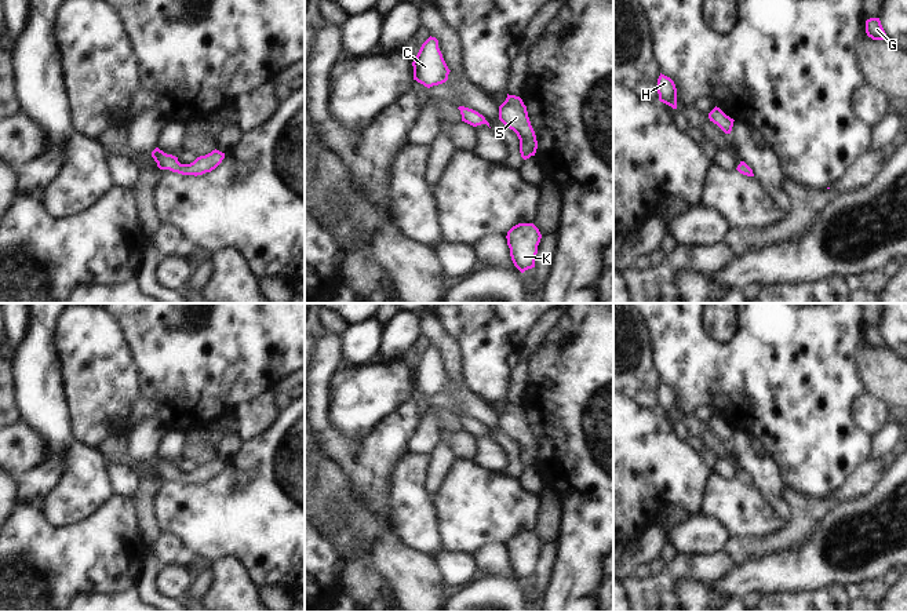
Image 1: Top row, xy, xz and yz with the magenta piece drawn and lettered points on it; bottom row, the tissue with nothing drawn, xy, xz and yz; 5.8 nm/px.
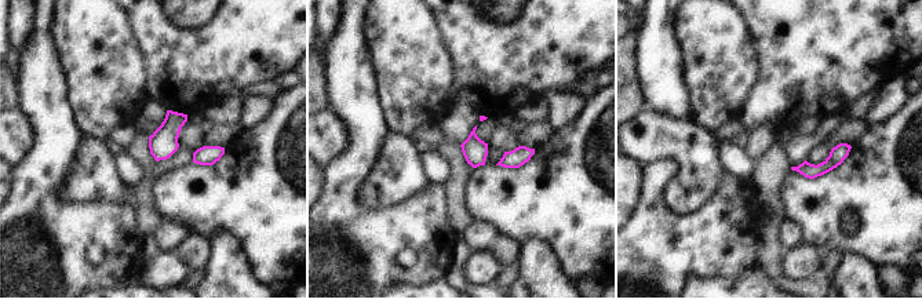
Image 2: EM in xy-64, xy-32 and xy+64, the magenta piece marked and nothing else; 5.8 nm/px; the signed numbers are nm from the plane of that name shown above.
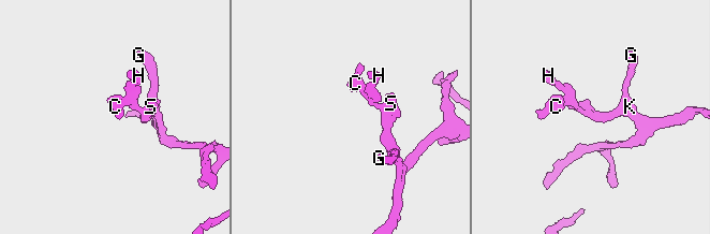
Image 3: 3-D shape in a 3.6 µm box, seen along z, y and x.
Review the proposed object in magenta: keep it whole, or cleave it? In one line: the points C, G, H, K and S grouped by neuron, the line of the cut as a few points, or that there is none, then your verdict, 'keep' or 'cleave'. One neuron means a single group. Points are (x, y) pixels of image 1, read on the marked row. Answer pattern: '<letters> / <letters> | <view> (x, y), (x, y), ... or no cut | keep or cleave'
C G H K S | no cut | keep

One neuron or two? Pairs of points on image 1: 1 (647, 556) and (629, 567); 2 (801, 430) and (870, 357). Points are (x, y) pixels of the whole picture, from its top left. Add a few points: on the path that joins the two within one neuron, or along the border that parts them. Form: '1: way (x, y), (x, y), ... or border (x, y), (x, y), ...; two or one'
1: way (643, 556), (633, 563); one
2: border (866, 342), (859, 350), (859, 372), (867, 392); two

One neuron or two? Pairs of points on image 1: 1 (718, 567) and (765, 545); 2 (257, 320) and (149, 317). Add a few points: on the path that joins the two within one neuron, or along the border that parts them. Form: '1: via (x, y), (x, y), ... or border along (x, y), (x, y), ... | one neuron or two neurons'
1: border along (724, 550), (736, 563) | two neurons
2: via (230, 335), (175, 335) | one neuron

